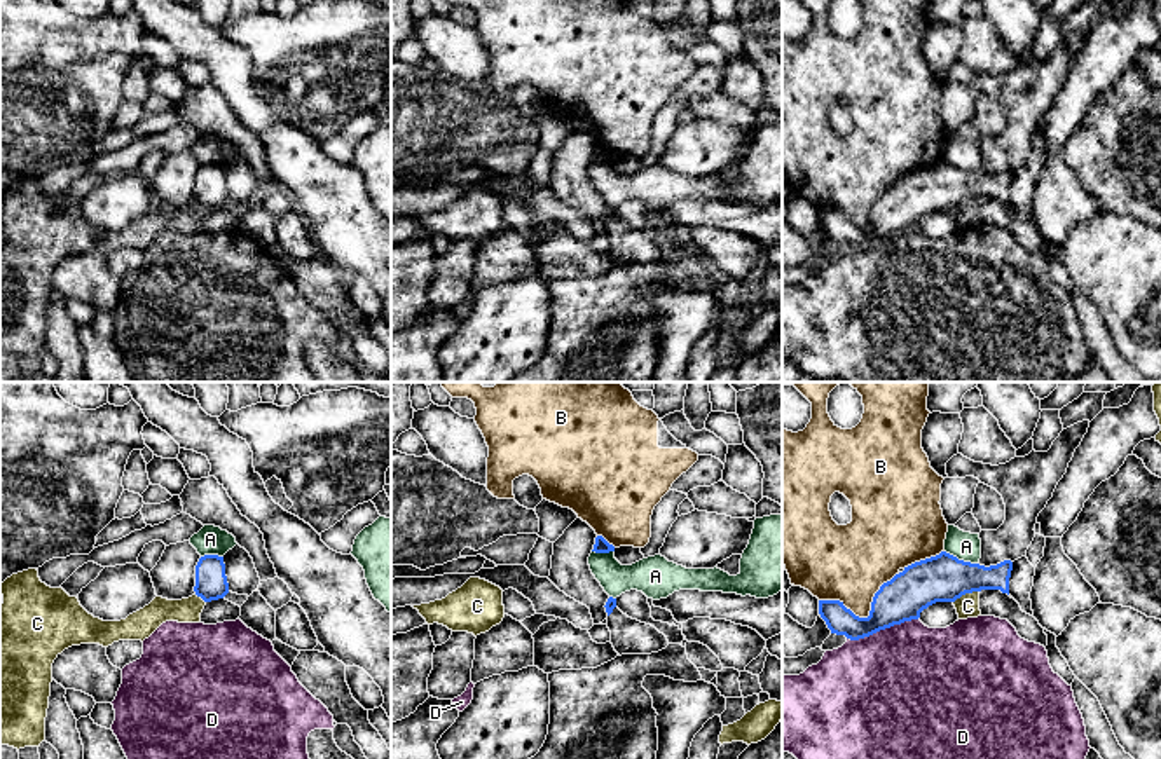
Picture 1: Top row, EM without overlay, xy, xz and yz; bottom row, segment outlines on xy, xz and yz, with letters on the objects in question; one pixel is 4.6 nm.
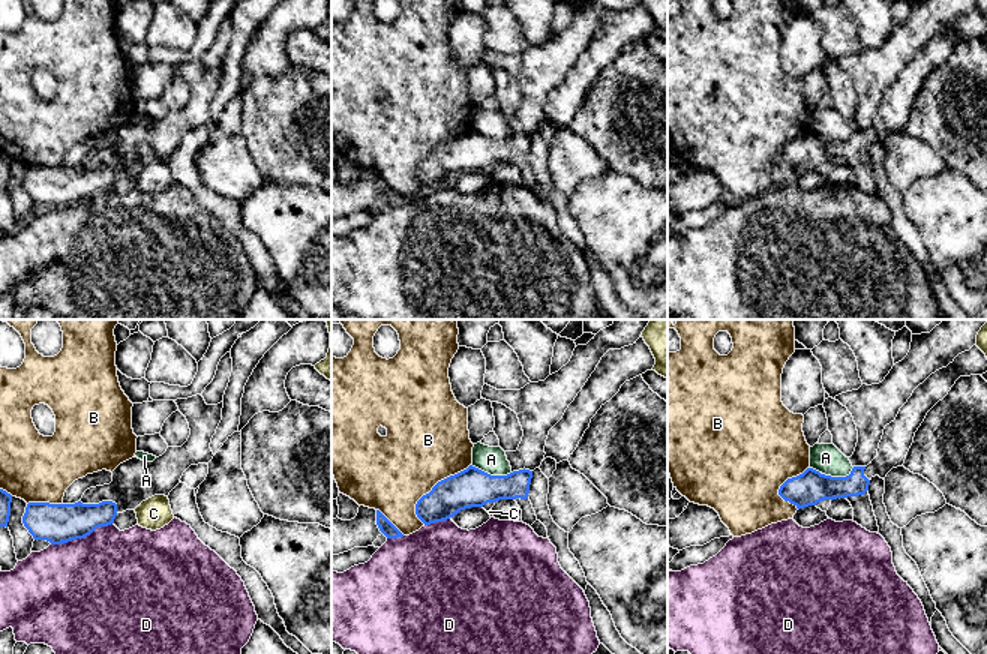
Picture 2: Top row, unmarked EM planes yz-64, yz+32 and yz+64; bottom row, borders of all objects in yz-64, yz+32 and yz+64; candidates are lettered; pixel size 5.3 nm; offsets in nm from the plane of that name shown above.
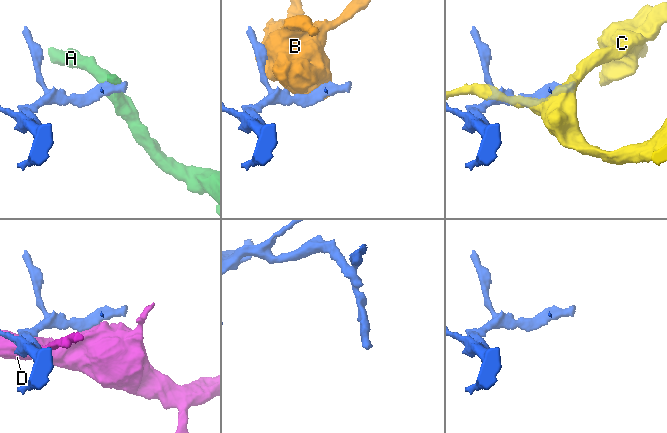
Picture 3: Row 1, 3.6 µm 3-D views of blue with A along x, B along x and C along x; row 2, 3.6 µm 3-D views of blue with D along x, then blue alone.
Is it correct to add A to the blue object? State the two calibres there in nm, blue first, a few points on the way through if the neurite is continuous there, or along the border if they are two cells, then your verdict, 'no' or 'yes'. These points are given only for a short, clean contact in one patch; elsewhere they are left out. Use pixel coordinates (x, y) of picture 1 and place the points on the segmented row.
calibres 220 and 130 nm; border yz (945, 550), (976, 564); no

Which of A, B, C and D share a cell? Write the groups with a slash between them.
A / B / C / D

